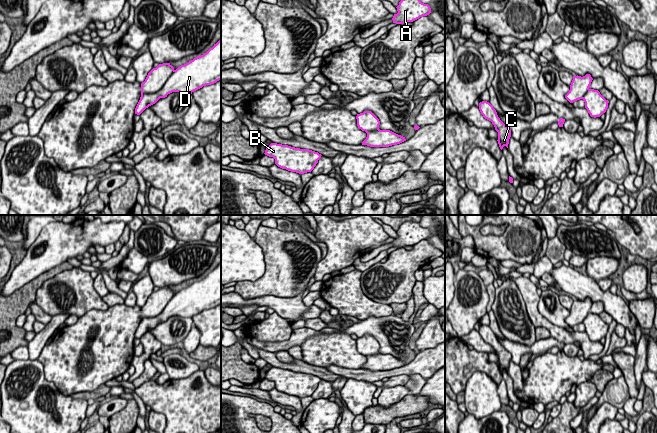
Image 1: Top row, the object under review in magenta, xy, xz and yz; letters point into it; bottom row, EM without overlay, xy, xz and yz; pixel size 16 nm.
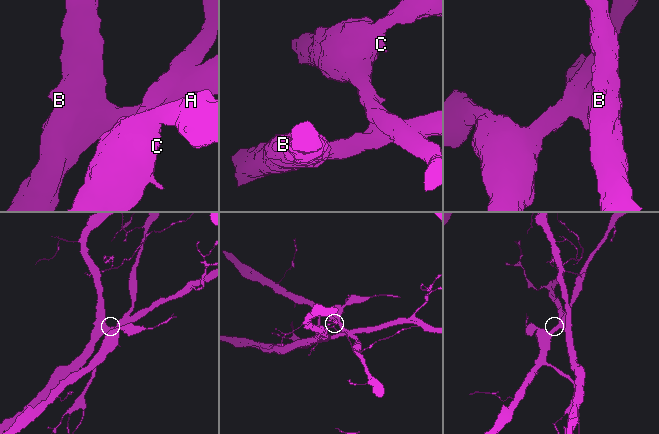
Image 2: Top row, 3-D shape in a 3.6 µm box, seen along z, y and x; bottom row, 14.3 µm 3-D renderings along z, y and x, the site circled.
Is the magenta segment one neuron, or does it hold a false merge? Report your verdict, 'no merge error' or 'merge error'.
merge error

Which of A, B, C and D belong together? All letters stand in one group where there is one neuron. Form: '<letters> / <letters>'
A C / B D

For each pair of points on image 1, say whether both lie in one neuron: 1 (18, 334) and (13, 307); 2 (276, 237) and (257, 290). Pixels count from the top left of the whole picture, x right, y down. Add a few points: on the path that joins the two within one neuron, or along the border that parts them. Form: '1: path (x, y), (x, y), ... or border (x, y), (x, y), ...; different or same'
1: path (11, 327), (11, 314); same
2: path (276, 250), (276, 271), (270, 277); same

